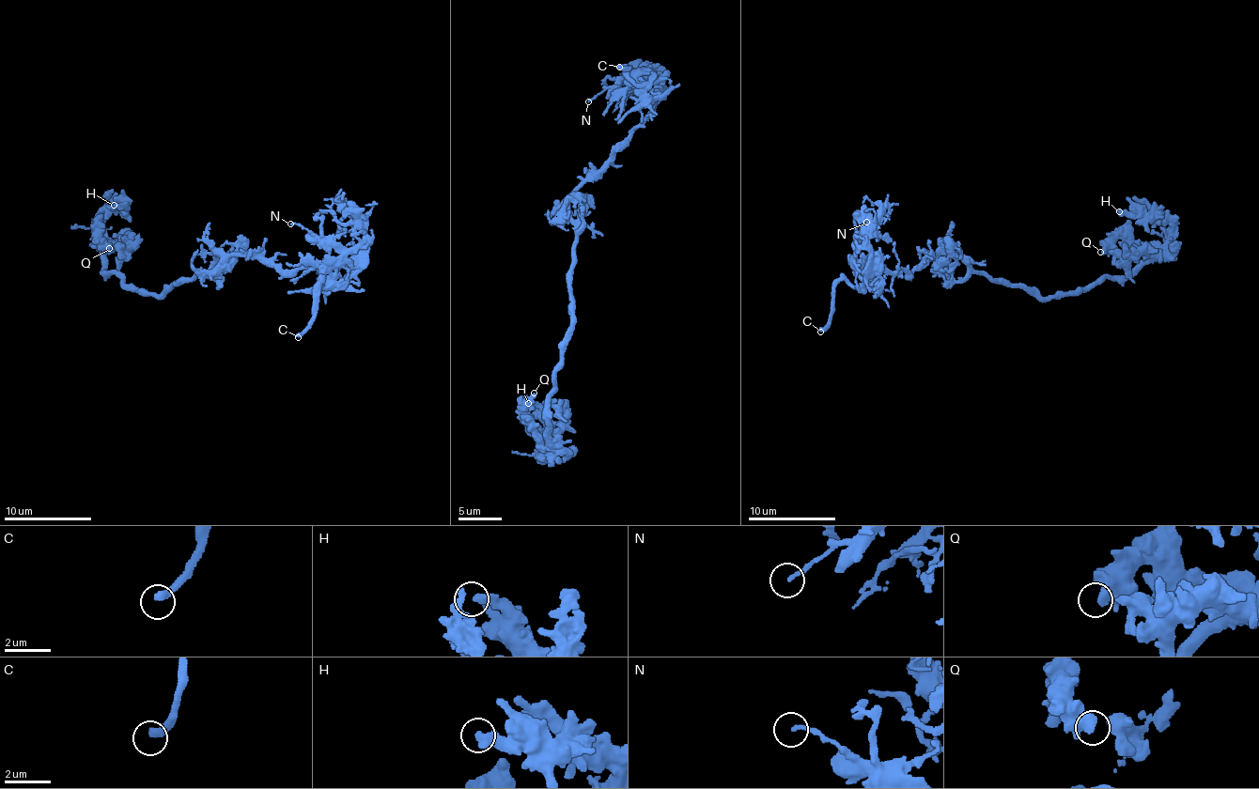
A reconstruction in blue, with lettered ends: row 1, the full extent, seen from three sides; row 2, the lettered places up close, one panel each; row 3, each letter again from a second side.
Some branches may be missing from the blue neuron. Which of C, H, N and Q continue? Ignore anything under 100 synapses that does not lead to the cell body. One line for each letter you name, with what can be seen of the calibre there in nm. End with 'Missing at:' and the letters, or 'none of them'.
C: 360 nm thick
Missing at: C

